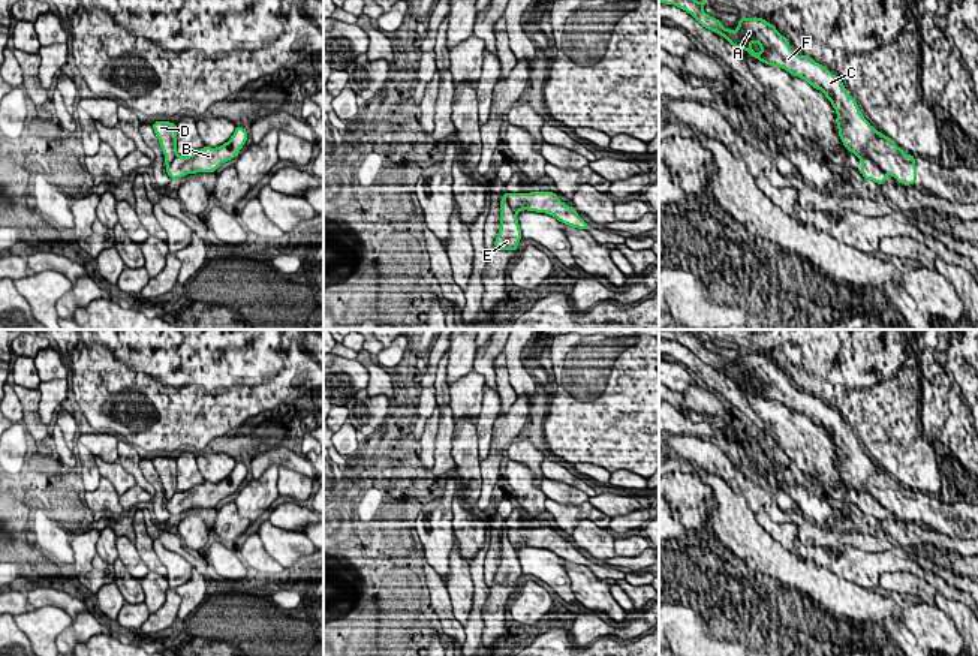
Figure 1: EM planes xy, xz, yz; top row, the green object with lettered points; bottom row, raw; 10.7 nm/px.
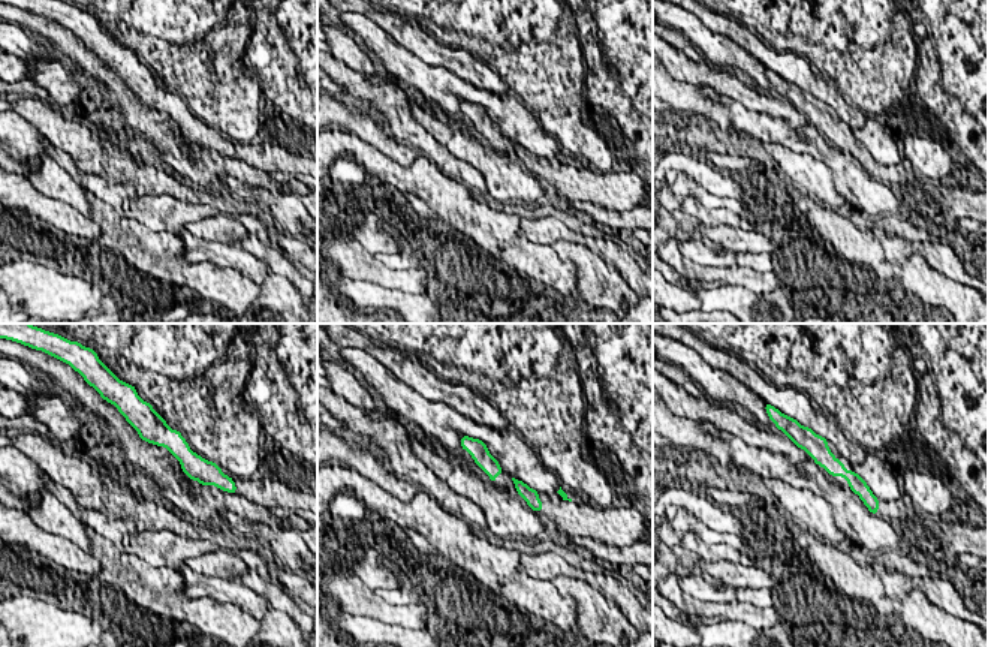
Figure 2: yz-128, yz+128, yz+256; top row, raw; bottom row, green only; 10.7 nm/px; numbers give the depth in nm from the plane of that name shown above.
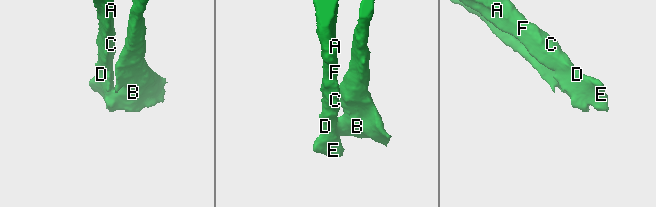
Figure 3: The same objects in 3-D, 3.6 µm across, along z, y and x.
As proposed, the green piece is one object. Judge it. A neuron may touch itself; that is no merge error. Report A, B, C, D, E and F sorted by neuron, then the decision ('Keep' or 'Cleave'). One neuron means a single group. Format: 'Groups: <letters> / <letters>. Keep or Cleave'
Groups: A C D E F / B. Cleave

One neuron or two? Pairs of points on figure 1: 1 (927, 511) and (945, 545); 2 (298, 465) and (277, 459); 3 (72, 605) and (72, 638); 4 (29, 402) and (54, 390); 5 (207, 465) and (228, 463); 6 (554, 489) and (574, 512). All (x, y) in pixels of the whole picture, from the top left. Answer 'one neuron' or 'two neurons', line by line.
1: two neurons
2: one neuron
3: two neurons
4: two neurons
5: one neuron
6: two neurons

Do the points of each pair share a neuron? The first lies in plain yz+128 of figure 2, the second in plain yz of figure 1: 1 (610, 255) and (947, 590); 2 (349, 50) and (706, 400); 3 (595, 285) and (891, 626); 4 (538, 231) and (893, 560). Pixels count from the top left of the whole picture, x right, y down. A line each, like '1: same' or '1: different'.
1: same
2: same
3: different
4: same

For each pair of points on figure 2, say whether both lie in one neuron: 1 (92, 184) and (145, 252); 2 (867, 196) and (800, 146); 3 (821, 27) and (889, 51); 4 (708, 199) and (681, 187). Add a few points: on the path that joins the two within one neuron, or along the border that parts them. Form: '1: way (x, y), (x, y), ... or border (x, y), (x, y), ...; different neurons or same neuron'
1: border (127, 217), (136, 220); different neurons
2: way (852, 180), (816, 147); same neuron
3: way (837, 32), (854, 36), (873, 53); same neuron
4: way (702, 195), (687, 187); same neuron

